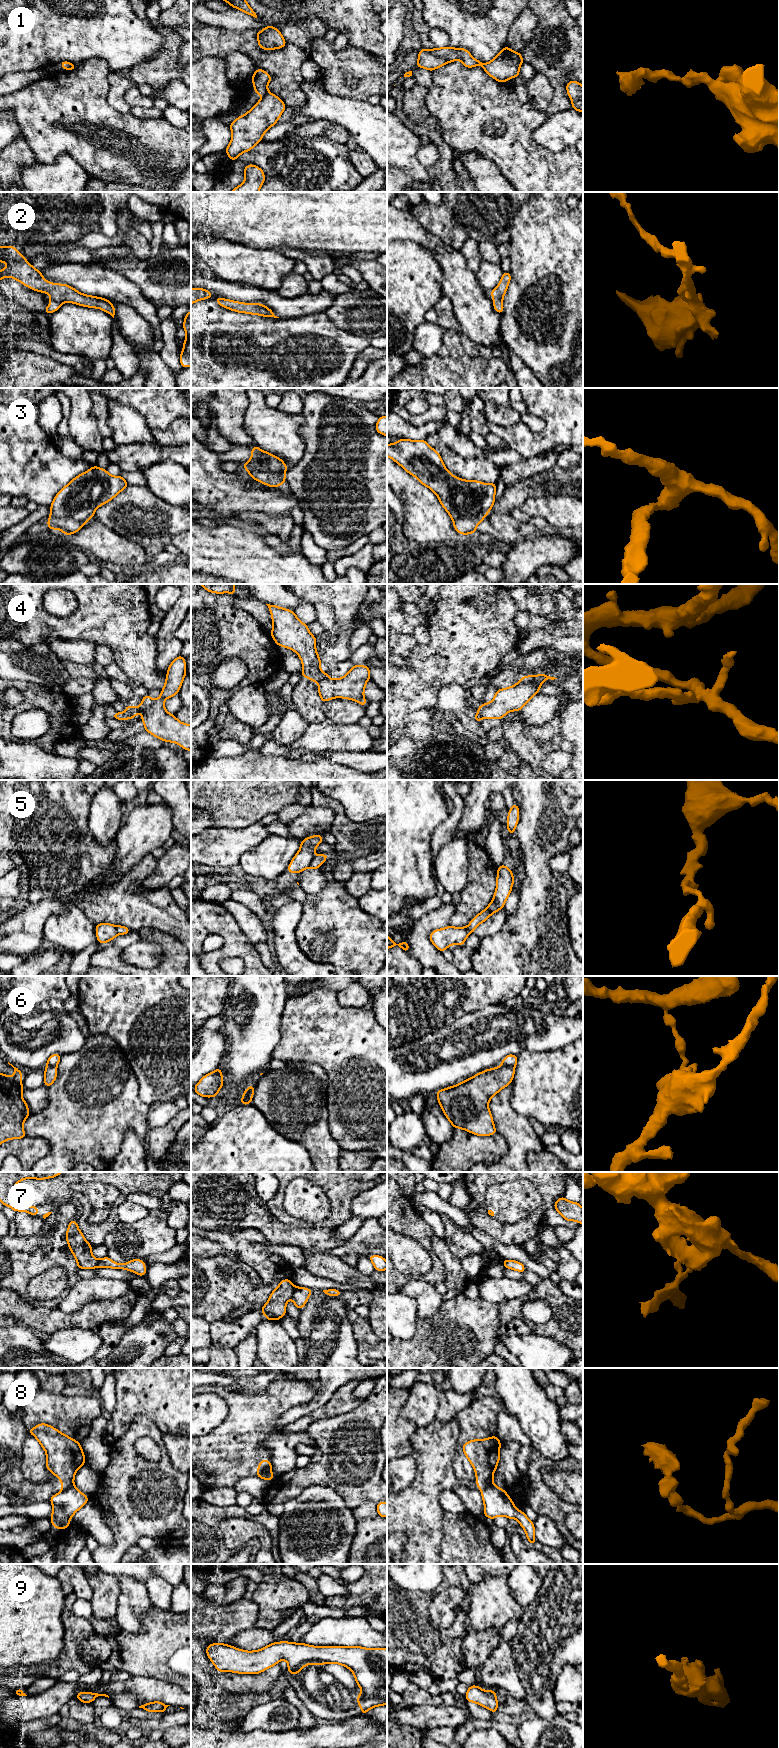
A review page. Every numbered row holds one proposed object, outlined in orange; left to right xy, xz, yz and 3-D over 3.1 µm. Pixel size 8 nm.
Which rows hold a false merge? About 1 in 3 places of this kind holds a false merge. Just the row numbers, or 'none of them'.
1, 3, 4, 5, 6, 7, 8

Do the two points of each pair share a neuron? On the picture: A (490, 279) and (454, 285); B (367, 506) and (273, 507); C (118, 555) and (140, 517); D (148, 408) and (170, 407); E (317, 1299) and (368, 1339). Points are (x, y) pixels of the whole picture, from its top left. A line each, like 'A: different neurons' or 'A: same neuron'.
A: different neurons
B: different neurons
C: different neurons
D: same neuron
E: different neurons

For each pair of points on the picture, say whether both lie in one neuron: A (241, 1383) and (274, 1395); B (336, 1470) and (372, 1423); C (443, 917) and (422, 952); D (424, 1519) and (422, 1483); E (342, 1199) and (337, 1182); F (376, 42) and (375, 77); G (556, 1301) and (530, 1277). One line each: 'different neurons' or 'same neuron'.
A: different neurons
B: same neuron
C: same neuron
D: same neuron
E: same neuron
F: different neurons
G: different neurons

